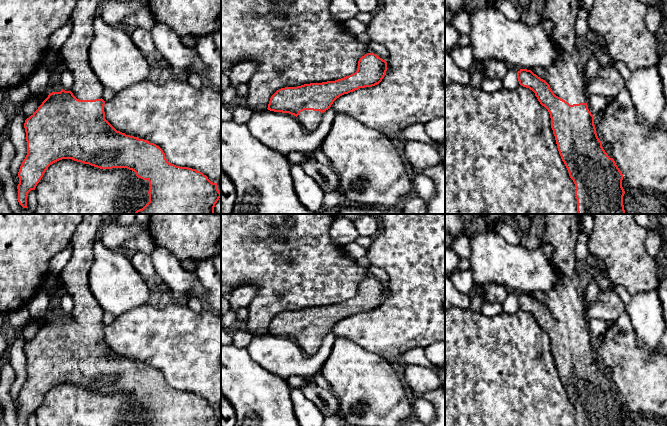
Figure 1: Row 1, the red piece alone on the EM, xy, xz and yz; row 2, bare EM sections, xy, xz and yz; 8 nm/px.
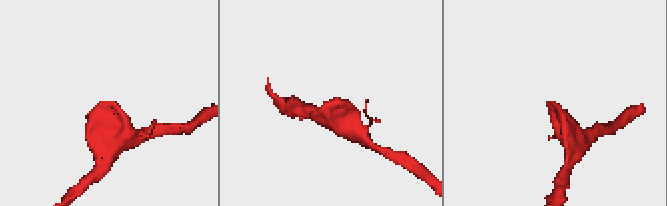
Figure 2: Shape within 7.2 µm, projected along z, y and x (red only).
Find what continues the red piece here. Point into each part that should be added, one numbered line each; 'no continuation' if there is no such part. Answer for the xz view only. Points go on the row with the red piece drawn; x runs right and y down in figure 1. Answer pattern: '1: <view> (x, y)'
1: xz (309, 119)

